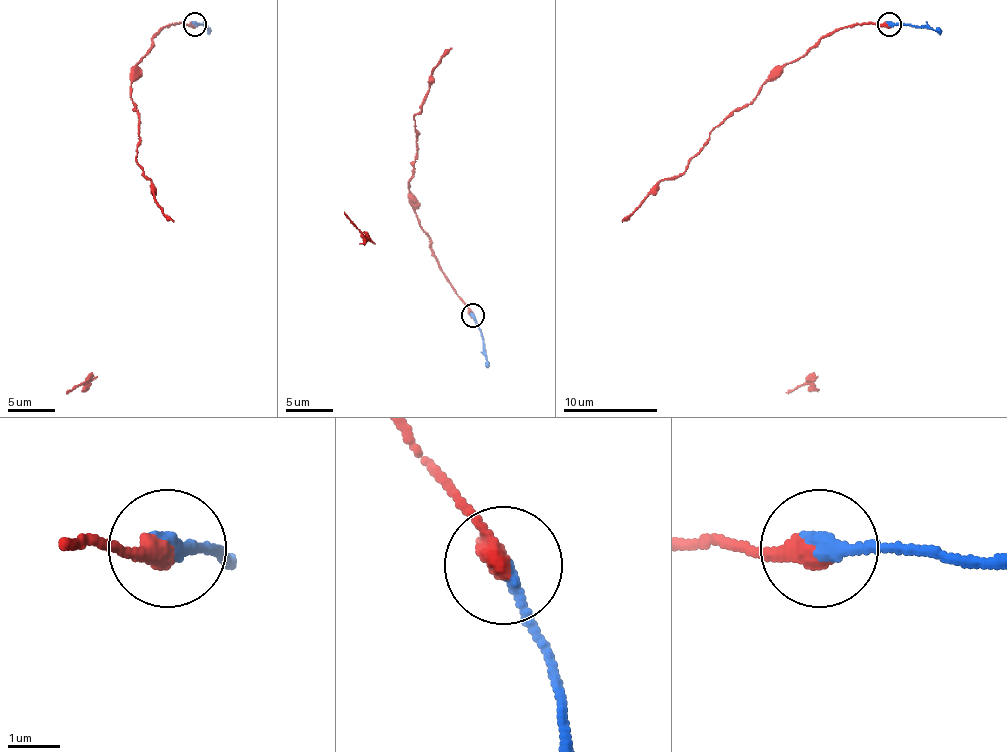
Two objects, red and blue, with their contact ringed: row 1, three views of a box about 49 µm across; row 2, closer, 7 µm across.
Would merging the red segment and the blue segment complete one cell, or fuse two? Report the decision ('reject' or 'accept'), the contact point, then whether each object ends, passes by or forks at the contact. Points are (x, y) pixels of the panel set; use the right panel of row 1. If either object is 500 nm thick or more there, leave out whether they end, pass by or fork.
reject; place (889, 24); red ends; blue ends

